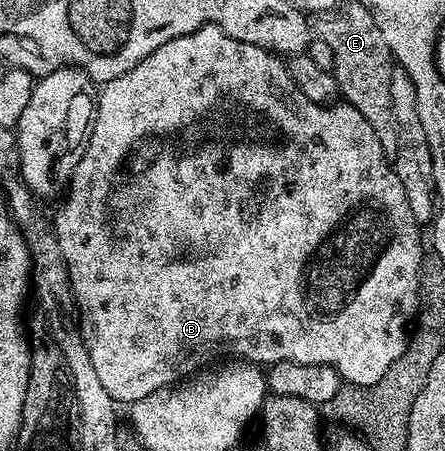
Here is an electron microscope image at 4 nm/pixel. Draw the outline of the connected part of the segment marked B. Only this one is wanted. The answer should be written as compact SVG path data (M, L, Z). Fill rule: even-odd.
M203 25L192 33L181 35L177 39L169 39L169 43L157 47L157 51L141 59L141 63L134 65L126 75L106 82L98 94L93 124L78 154L75 169L72 170L66 182L67 198L55 213L53 232L55 242L59 244L59 254L67 265L71 290L75 296L75 307L79 310L79 326L85 339L85 347L89 347L89 359L93 359L93 368L97 370L105 391L109 391L109 395L117 403L123 403L123 401L134 403L153 391L166 389L192 376L196 371L202 370L208 364L206 361L210 357L217 356L218 353L232 353L230 355L232 358L258 363L263 367L283 360L330 365L336 369L348 386L358 387L377 383L377 379L381 379L381 375L385 375L385 371L389 371L389 367L393 367L393 363L397 363L397 359L401 359L401 355L406 351L409 330L412 328L413 318L421 304L418 273L421 271L423 251L422 241L419 238L421 226L415 222L409 211L409 203L405 199L405 187L401 187L401 179L397 179L394 164L383 153L381 143L377 139L377 131L369 127L369 119L365 119L361 111L346 103L319 104L307 101L299 91L296 91L288 66L278 56L264 55L264 53L261 47L233 39L217 25Z

